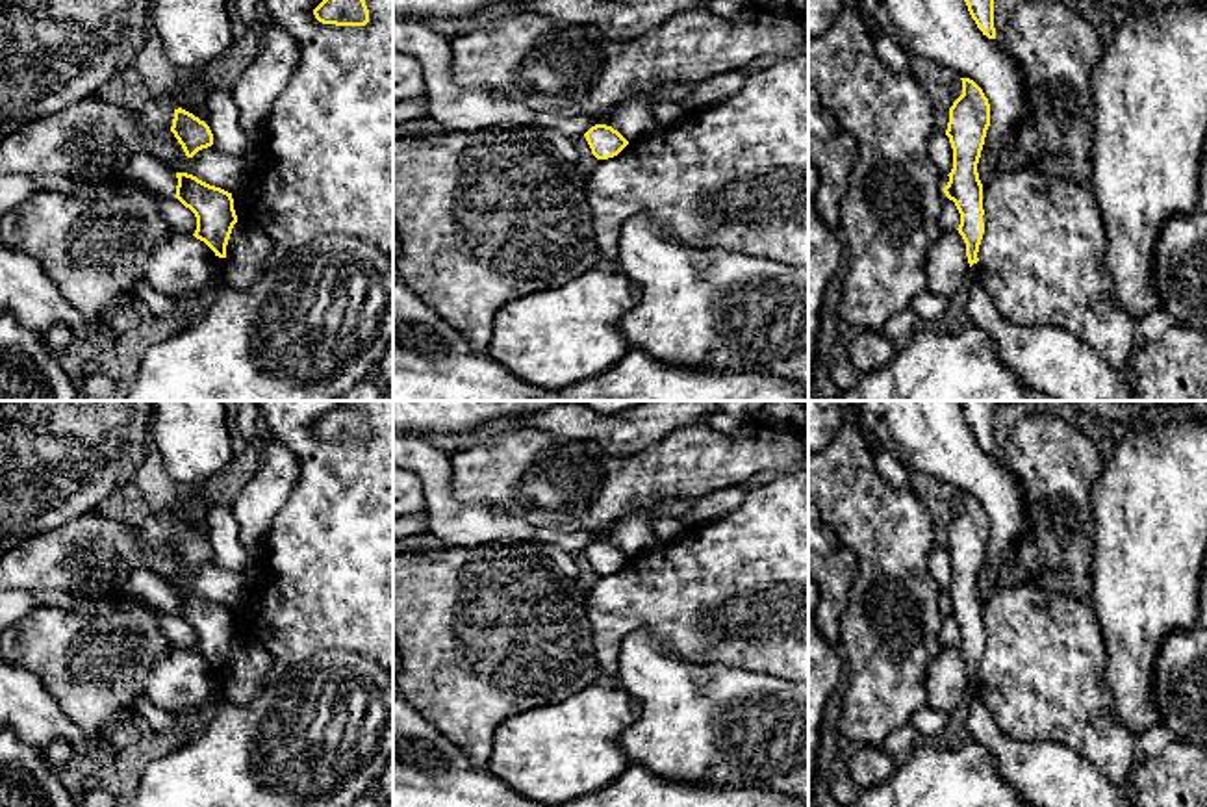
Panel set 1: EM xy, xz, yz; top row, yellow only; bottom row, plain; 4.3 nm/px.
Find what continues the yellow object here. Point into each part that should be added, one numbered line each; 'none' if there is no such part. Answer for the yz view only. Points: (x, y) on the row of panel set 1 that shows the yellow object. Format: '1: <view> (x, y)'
none

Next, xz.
none

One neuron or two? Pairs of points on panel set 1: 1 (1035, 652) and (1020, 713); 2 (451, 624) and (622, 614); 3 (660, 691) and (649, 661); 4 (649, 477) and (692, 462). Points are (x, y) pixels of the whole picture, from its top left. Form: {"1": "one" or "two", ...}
{"1": "one", "2": "two", "3": "one", "4": "one"}

